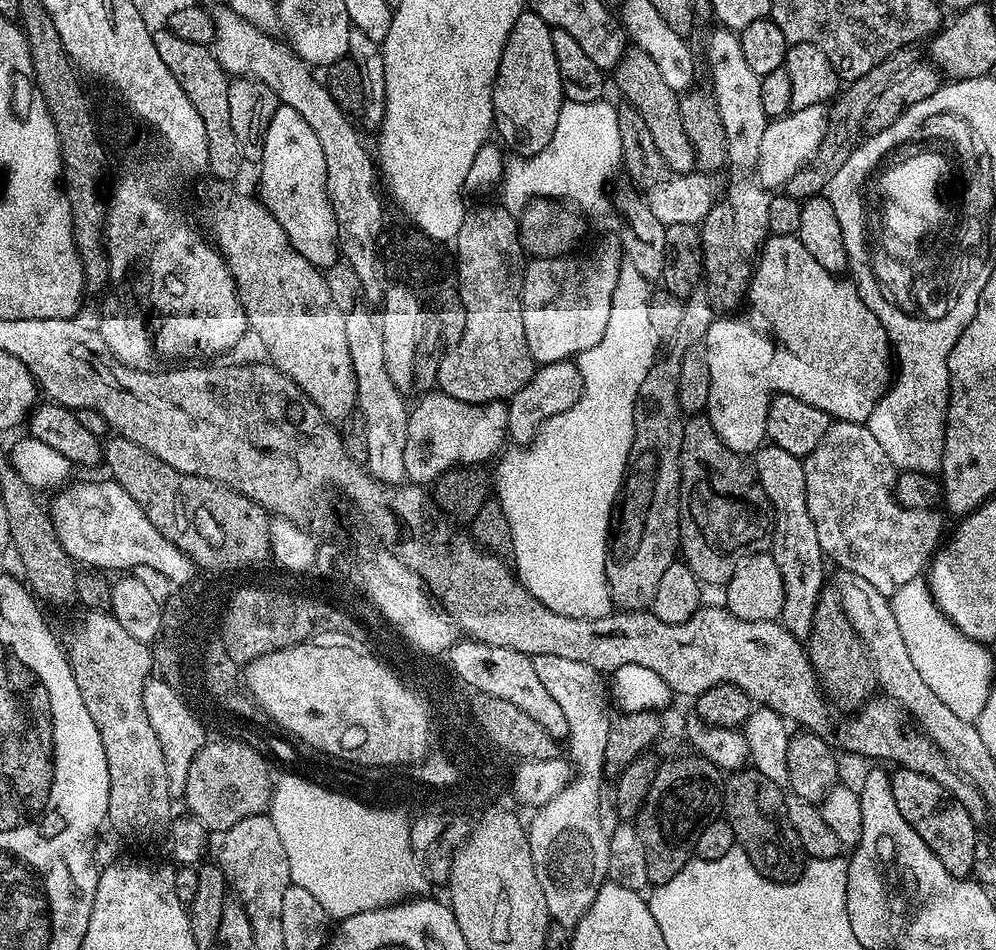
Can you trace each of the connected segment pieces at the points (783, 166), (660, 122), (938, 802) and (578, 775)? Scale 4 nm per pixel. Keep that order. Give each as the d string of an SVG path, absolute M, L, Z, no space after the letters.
M823 104L806 106L806 110L797 112L791 111L788 115L777 116L768 123L762 134L762 146L758 148L758 162L754 169L755 179L760 187L765 190L783 189L790 178L807 168L822 146L829 123Z
M635 46L629 47L624 57L618 61L614 69L616 75L616 88L624 95L623 99L631 104L654 134L654 146L658 146L658 154L666 162L669 173L687 174L696 168L695 150L683 130L680 117L680 99L677 92L672 90L662 78L654 58L646 54L646 50Z
M897 767L891 773L892 789L894 790L894 802L898 802L898 810L902 810L902 818L914 826L918 838L930 846L930 850L946 866L950 874L961 878L972 875L974 866L974 848L978 841L976 828L977 821L972 819L971 814L952 797L952 792L946 790L934 778L930 778L921 772L915 772L909 768Z
M542 654L532 657L532 665L542 686L550 690L558 707L566 714L566 752L574 765L574 775L562 791L533 811L536 813L532 821L527 821L526 831L548 915L555 923L571 930L586 910L590 910L598 890L608 880L609 833L606 828L604 832L600 821L600 776L605 775L604 755L613 717L613 713L608 712L610 692L605 677L595 668L586 666L586 662Z

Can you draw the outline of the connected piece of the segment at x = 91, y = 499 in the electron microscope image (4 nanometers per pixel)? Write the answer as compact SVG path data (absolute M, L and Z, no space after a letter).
M111 478L88 480L85 484L74 483L61 487L55 493L57 496L53 498L52 506L50 504L50 515L54 530L66 550L66 554L70 554L77 565L87 566L92 570L116 572L115 574L127 573L129 571L127 568L136 568L135 570L153 568L158 574L164 576L169 585L188 583L191 585L193 583L194 565L191 558L182 550L178 550L178 546L174 546L174 542L170 542L162 535L154 526L154 522L150 522L150 518L146 518L142 506L138 506L138 502L134 502L134 498L130 498L130 494L126 494L126 490L122 490L120 484Z

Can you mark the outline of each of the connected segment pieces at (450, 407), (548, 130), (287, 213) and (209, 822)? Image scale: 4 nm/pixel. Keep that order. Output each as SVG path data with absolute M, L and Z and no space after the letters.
M433 390L419 397L416 408L408 413L404 465L411 483L431 485L443 472L461 466L480 466L506 441L508 406L502 400L487 400L484 404L467 404Z
M527 10L520 12L506 38L498 66L494 98L495 131L513 148L517 157L533 156L554 138L558 114L566 103L562 78L558 74L558 58L554 58L554 38L551 26L538 14Z
M283 106L276 109L264 135L264 149L258 168L260 168L259 199L268 207L270 214L274 214L278 226L286 230L294 250L298 250L298 254L302 254L302 258L309 260L315 268L327 270L334 267L336 260L338 261L338 226L326 190L326 158L322 158L322 145L318 143L314 130L310 130L306 118L302 118L298 110L290 110Z
M212 738L202 750L198 750L194 762L190 762L182 803L209 833L223 834L230 826L242 822L242 818L261 815L264 803L269 799L273 769L268 769L263 754L250 745L248 740Z

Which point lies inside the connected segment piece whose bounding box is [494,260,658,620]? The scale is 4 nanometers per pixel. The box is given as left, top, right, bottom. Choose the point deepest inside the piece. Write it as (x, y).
(558, 494)

